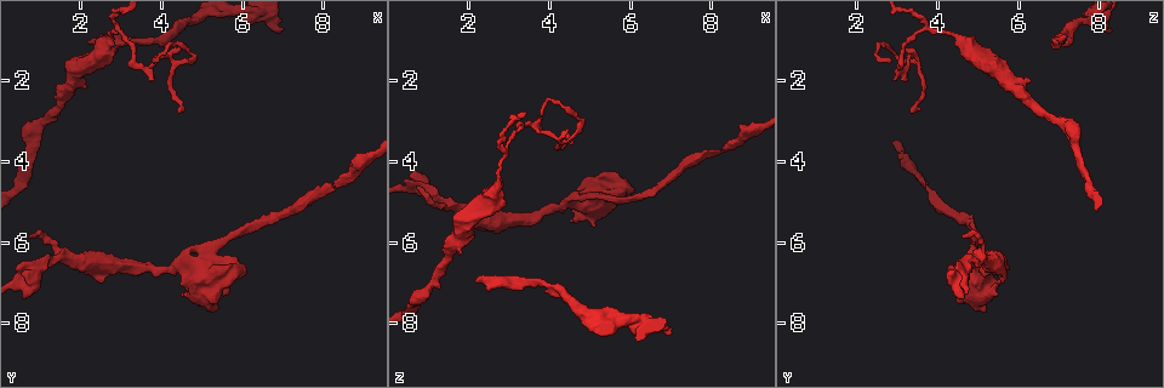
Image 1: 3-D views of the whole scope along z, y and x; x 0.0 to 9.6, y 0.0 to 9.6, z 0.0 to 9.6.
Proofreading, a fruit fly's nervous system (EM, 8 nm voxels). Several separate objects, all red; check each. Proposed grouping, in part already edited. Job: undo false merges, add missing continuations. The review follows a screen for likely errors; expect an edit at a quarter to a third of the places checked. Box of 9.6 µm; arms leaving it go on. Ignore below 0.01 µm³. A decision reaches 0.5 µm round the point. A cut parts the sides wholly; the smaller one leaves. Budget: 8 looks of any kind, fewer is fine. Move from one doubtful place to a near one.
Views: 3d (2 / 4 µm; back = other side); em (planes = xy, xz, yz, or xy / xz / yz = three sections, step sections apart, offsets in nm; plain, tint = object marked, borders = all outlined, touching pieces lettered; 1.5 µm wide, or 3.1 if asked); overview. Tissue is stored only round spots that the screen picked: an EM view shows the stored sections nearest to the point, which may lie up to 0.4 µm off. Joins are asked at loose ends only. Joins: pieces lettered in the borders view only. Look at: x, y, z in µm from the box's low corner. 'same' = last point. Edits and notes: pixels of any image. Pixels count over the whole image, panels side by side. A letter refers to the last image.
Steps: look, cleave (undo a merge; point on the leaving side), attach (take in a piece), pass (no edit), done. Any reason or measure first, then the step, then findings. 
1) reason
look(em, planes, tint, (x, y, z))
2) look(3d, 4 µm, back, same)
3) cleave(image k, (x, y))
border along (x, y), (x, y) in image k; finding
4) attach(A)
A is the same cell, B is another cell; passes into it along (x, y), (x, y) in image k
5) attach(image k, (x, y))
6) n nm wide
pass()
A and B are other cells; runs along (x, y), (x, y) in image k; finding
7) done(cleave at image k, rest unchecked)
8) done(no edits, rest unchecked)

an open end
look(3d, 4 µm, (0.75, 5.85, 4.60))

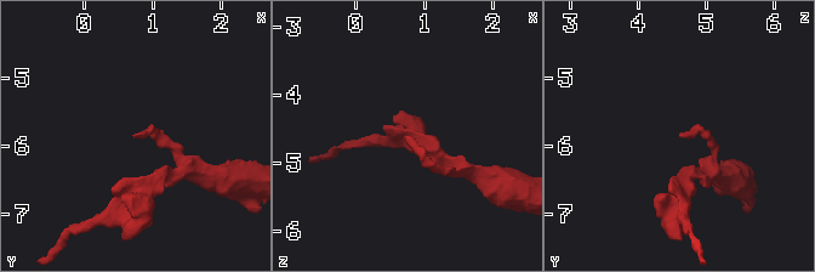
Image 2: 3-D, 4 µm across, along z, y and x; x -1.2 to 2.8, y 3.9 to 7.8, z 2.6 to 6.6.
look(em, planes, borders, (0.75, 5.85, 4.65))

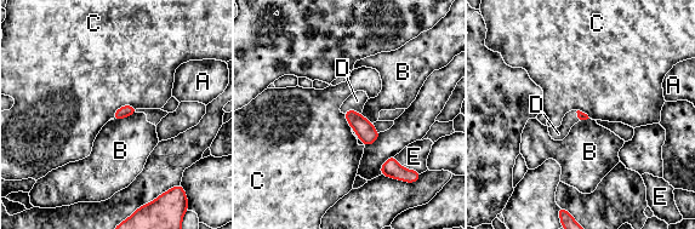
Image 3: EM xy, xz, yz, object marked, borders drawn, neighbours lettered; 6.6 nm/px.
attach(D)
D is the same cell, A, B, C and E are other cells; passes into it along (365, 131), (352, 110), (357, 101) in image 3; the cell continues

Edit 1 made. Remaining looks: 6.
abrupt turn
look(3d, 4 µm, back, (3.60, 1.75, 3.15))

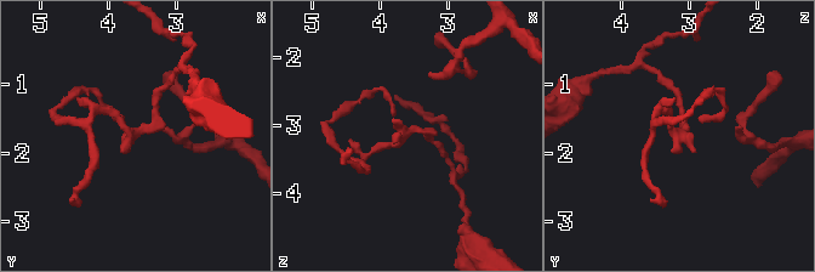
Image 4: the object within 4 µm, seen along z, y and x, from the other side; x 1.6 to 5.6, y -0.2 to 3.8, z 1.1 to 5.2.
look(em, planes, borders, (3.55, 1.65, 3.05))

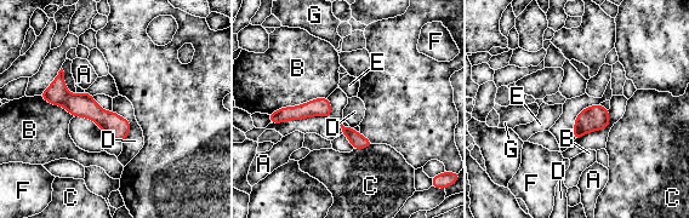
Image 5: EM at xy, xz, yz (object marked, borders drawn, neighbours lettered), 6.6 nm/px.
pass()
A, B, C, D, E, F and G are other cells; runs along (272, 118), (323, 110), (366, 143) in image 5; all the same cell

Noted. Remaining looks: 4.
long arm stops here
look(3d, 4 µm, (2.20, 1.00, 6.90))

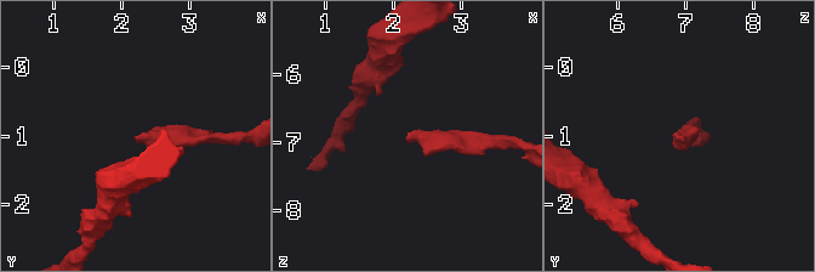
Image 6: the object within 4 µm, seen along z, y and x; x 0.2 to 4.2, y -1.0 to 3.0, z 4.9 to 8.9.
look(em, planes, borders, (2.20, 1.00, 6.90))

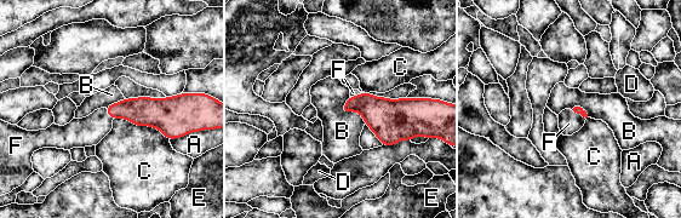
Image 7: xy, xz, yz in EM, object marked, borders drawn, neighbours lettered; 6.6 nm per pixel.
attach(F)
F is the same cell, A, B, C, D and E are other cells; passes into it along (578, 109), (577, 112), (568, 124) in image 7; the cell continues

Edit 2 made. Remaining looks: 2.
done(attach at image 3, attach at image 7, rest unchecked)

